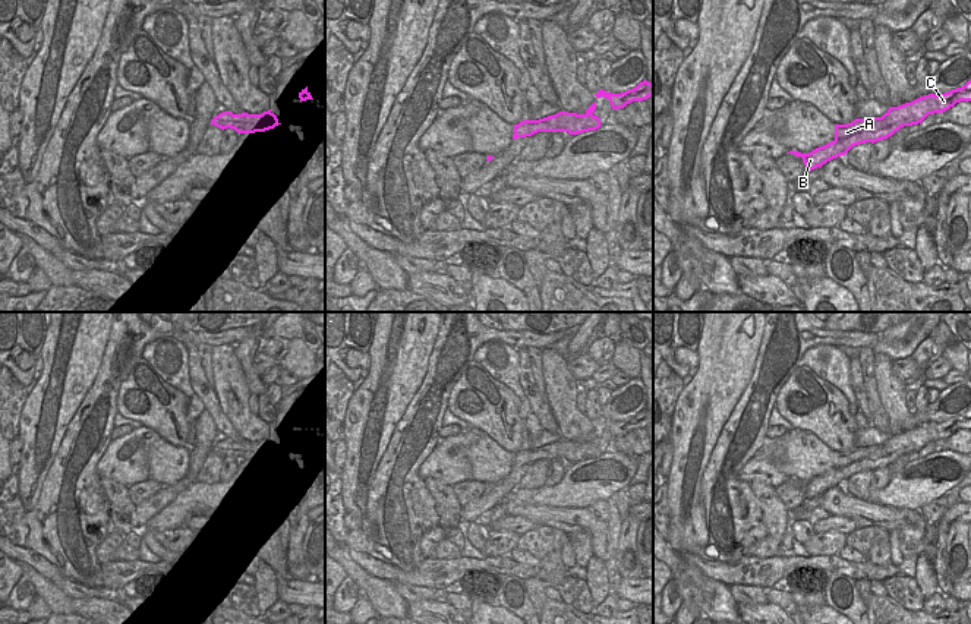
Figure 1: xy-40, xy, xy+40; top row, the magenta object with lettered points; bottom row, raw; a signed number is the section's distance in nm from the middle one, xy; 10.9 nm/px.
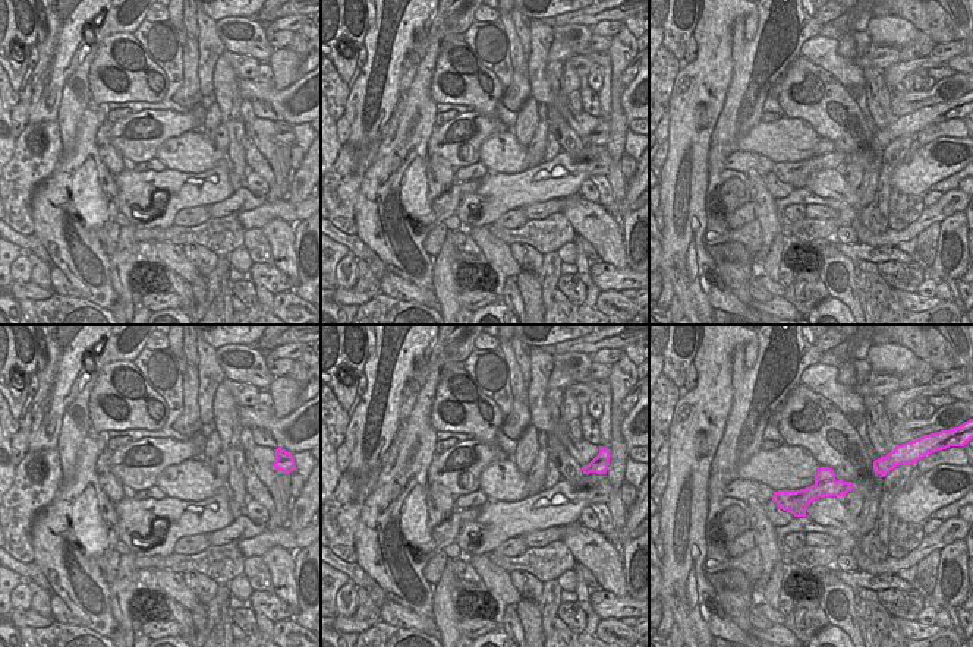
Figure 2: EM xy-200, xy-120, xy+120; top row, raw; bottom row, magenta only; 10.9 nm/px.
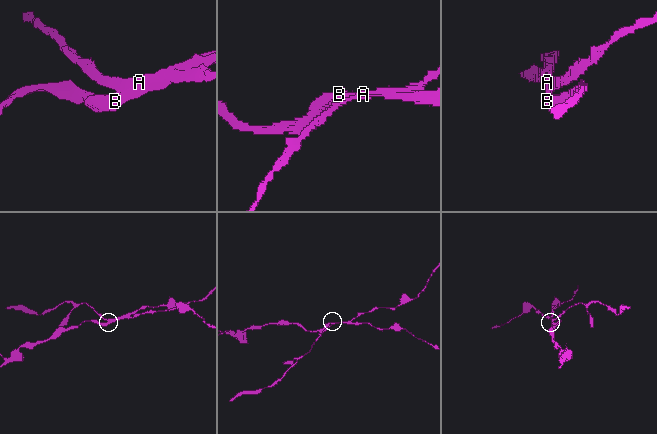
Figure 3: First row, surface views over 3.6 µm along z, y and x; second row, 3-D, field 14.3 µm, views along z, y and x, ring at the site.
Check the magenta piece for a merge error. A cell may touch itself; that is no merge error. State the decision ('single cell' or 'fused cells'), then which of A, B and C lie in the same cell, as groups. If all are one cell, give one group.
fused cells | A / B C

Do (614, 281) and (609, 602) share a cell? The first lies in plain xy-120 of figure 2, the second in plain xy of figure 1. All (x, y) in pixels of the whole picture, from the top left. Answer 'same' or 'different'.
different

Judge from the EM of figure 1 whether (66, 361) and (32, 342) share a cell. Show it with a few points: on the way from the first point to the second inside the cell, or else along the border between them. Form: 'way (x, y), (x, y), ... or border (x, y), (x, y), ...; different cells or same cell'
border (47, 327), (40, 355); different cells

